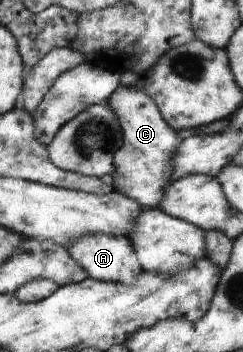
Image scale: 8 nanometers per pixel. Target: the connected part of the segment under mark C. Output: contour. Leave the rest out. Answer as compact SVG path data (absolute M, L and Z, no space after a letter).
M118 85L118 89L109 95L107 103L123 133L122 147L114 154L116 169L109 180L116 187L116 192L134 199L142 207L148 207L148 210L158 208L172 181L173 159L182 139L164 119L154 99L144 91Z

